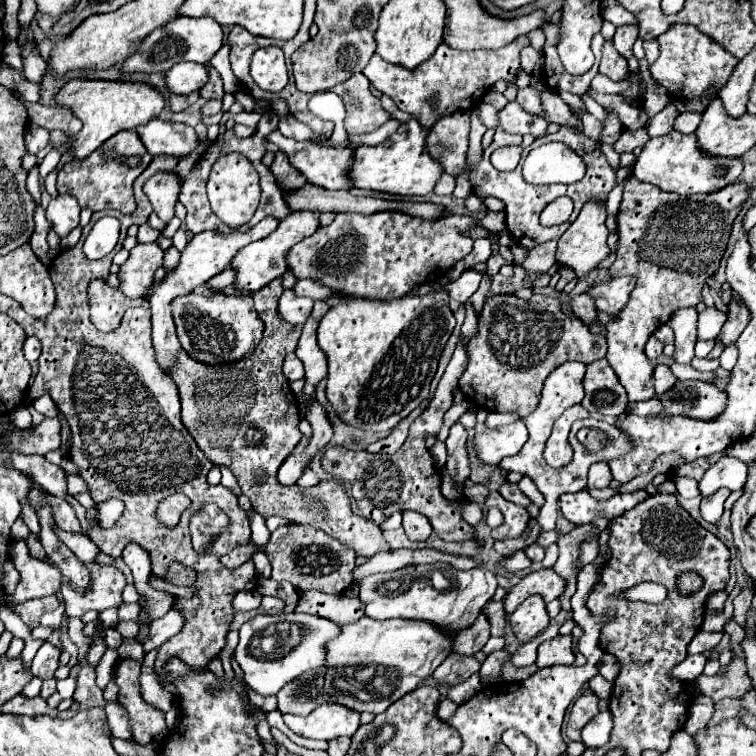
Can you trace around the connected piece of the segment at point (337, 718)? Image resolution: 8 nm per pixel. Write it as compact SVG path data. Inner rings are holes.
M321 704L305 718L283 714L283 722L303 738L333 740L355 734L359 728L359 712L349 712L341 704Z

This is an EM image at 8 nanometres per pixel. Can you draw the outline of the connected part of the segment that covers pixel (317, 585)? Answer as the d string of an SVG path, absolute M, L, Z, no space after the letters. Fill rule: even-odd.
M281 526L277 528L267 546L261 548L271 566L273 580L287 580L295 588L301 590L319 590L327 594L341 594L353 584L353 568L355 568L355 552L341 544L337 538L327 536L325 532L311 526Z

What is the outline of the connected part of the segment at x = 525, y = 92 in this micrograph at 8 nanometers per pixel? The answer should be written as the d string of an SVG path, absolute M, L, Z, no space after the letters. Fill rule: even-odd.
M523 88L517 94L517 102L521 104L521 108L525 108L529 114L541 116L541 100L535 88Z

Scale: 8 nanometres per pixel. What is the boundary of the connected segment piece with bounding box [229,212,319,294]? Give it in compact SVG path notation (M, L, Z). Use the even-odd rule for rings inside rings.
M293 212L285 220L281 220L277 230L273 234L265 236L265 240L257 240L257 242L241 248L241 252L237 252L237 256L229 264L229 268L235 270L233 288L247 292L247 294L253 294L259 288L263 288L265 284L269 284L271 280L275 280L277 276L285 274L287 272L287 252L297 242L311 236L317 228L319 228L319 212Z

